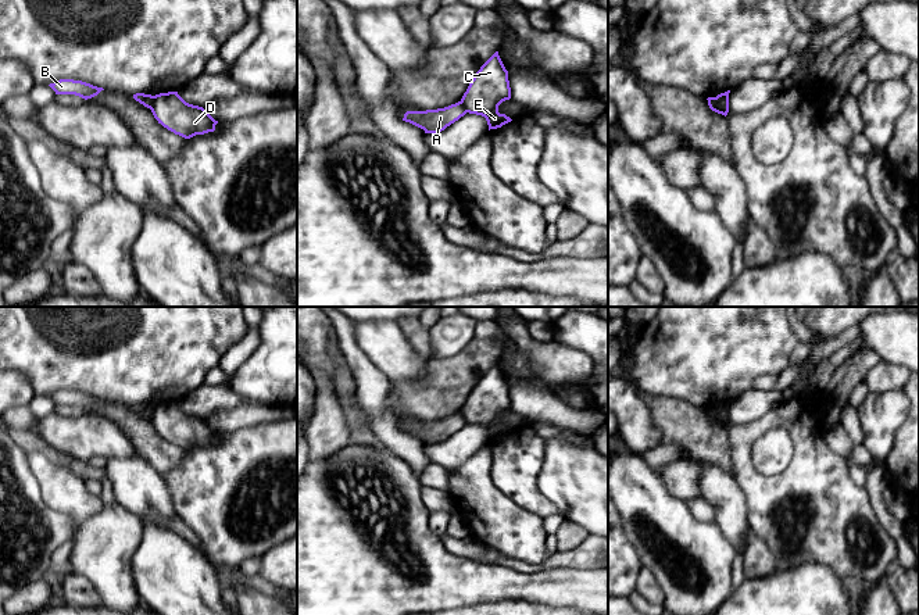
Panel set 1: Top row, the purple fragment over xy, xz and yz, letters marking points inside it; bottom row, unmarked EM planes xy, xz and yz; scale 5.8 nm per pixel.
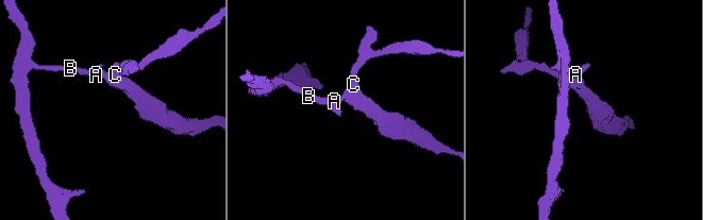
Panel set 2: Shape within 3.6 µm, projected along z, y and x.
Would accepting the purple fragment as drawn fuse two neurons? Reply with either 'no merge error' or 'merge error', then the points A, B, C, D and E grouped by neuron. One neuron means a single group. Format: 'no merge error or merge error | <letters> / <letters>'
merge error | A B / C D E

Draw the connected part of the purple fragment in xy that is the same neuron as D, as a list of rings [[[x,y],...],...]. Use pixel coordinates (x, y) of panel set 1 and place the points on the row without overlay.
[[[178,403],[160,404],[150,418],[154,429],[185,450],[215,441],[215,432],[203,418],[186,414]]]

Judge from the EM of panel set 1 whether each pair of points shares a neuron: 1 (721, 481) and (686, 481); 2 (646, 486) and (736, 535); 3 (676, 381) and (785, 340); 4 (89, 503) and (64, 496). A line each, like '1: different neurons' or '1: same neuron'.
1: different neurons
2: different neurons
3: same neuron
4: same neuron

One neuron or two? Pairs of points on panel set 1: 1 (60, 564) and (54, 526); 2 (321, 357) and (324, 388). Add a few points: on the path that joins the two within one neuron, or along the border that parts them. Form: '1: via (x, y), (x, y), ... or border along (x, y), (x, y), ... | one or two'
1: border along (72, 535), (53, 553), (47, 572) | two
2: border along (311, 365), (328, 378), (331, 390), (336, 397) | two

